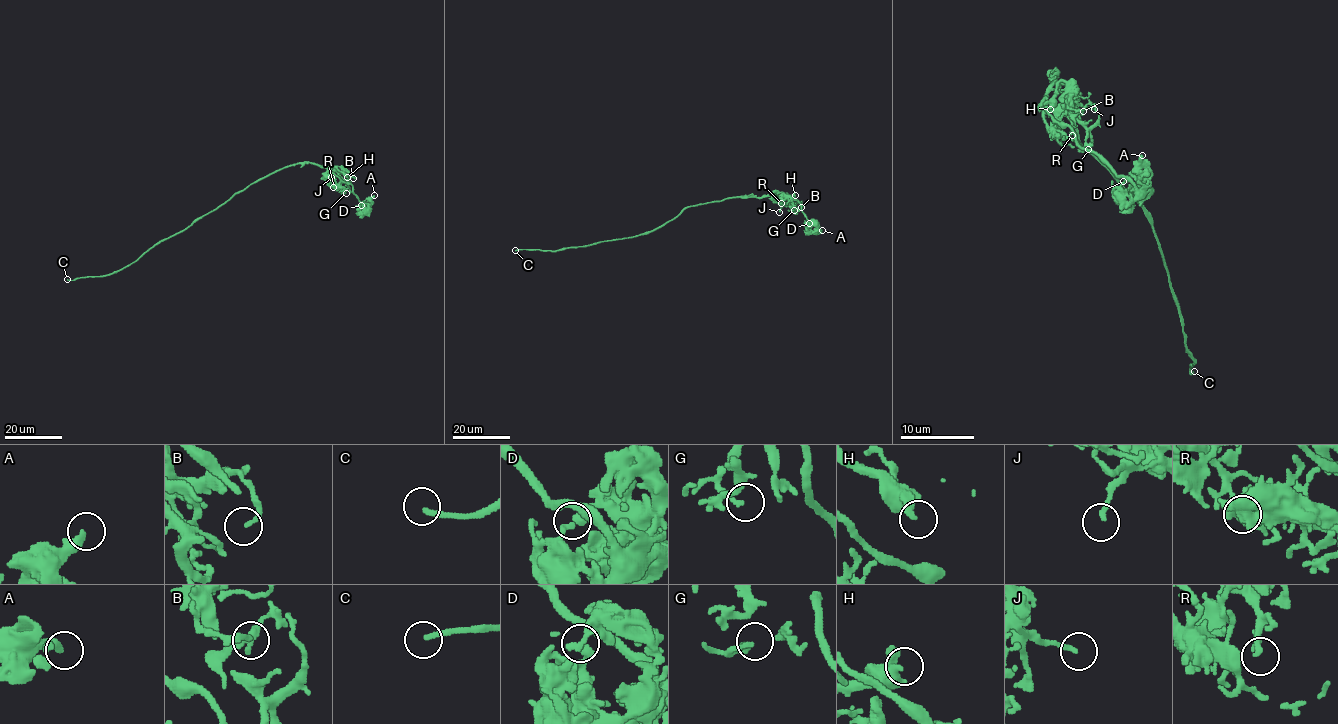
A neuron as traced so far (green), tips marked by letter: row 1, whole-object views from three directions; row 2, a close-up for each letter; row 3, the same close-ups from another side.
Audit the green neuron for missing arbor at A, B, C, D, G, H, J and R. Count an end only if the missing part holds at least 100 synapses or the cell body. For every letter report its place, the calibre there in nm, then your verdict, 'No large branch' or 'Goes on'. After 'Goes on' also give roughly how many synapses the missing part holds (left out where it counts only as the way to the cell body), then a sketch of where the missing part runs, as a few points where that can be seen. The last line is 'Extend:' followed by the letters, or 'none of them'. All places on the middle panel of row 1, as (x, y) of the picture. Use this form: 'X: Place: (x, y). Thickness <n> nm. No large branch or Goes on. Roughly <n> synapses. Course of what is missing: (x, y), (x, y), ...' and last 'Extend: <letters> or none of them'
A: Place: (822, 230). Thickness 380 nm. No large branch
B: Place: (801, 207). Thickness 200 nm. No large branch
C: Place: (515, 250). Thickness 200 nm. Goes on. Course of what is missing: (515, 250), (509, 248), (508, 232), (504, 228)
D: Place: (809, 223). Thickness 340 nm. No large branch
G: Place: (794, 210). Thickness 150 nm. No large branch
H: Place: (795, 195). Thickness 360 nm. No large branch
J: Place: (779, 212). Thickness 170 nm. No large branch
R: Place: (781, 203). Thickness 200 nm. No large branch
Extend: C

